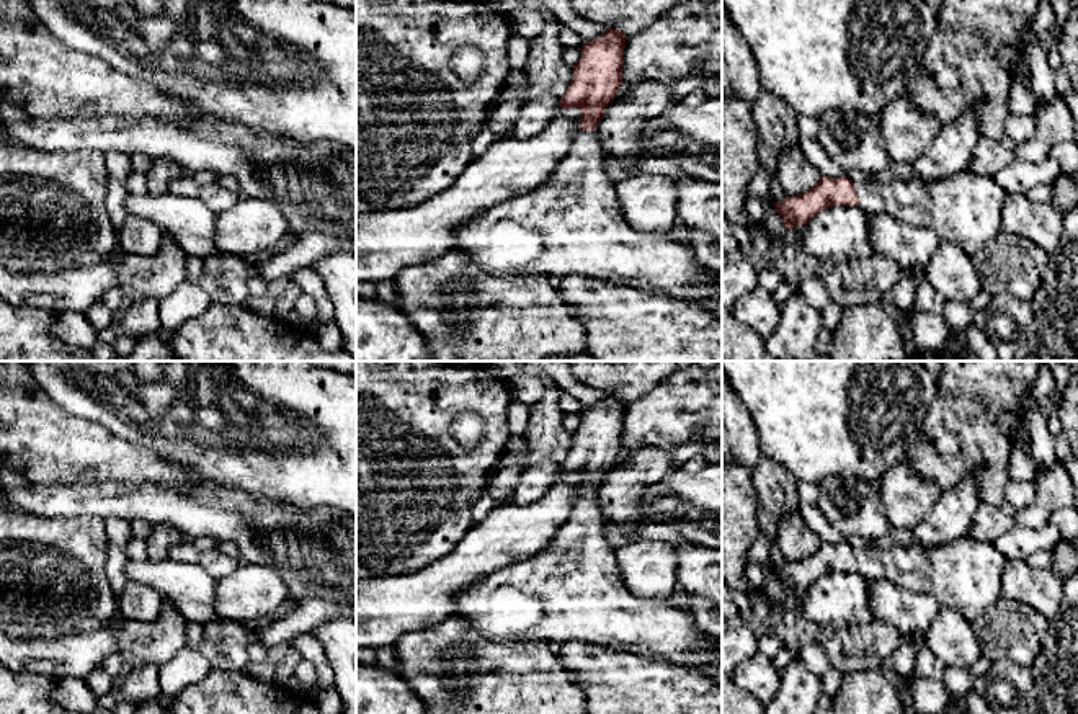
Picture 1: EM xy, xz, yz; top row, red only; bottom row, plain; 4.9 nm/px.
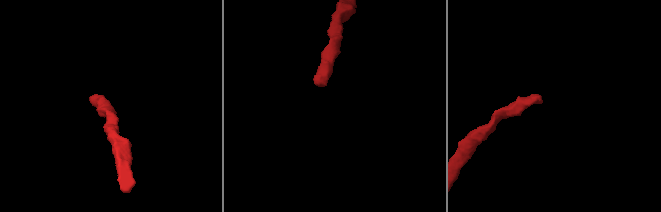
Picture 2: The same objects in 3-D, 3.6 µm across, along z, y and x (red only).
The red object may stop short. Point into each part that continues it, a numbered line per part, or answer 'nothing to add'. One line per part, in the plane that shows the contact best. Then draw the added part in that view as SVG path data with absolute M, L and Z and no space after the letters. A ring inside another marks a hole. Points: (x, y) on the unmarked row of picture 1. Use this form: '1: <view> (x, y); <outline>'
1: yz (966, 574); M970 534L942 547L866 549L858 556L859 573L889 580L913 591L933 595L941 606L954 608L973 623L1003 596L1006 557L995 544Z

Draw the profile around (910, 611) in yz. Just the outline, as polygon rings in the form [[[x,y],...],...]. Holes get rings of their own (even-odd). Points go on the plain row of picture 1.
[[[889,580],[872,583],[872,614],[902,634],[913,634],[920,639],[928,634],[938,618],[939,601],[924,591],[913,591]]]

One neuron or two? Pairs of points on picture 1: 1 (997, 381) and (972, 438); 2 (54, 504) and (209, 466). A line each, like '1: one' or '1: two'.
1: one
2: two

